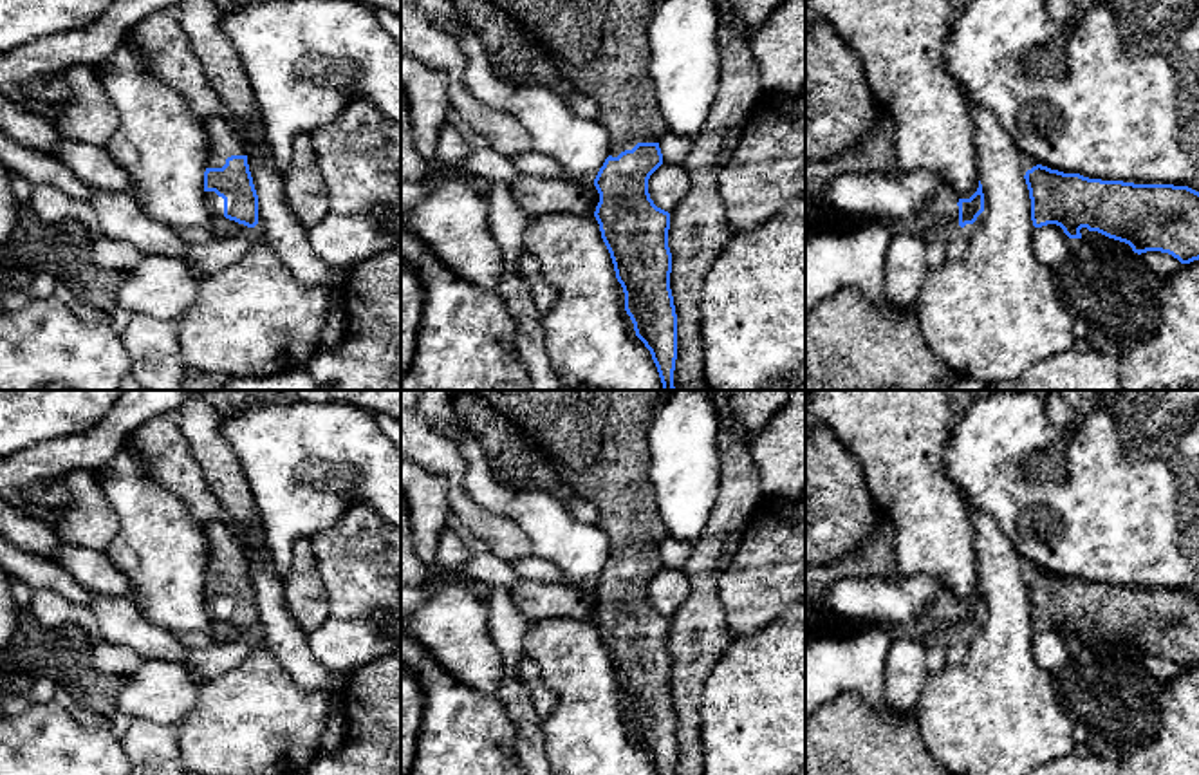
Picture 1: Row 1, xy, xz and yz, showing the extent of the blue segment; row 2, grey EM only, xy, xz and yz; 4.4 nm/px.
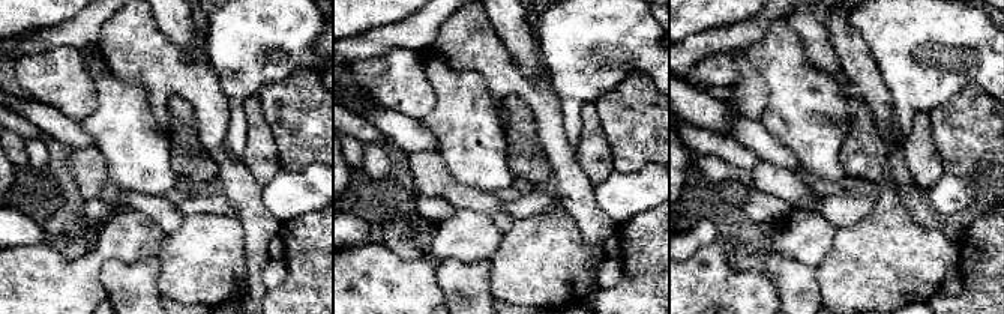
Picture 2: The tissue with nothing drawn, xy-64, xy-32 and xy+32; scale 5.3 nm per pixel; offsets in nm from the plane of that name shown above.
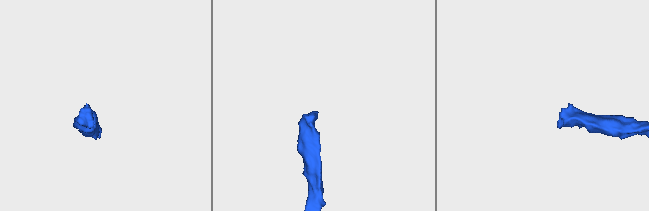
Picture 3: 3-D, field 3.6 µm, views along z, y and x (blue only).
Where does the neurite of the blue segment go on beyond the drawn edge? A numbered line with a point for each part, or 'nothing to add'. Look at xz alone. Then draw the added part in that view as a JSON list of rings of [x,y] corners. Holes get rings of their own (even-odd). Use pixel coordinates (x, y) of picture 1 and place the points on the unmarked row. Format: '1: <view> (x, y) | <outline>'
1: xz (596, 439) | [[[450,390],[451,396],[471,394],[486,399],[506,416],[524,435],[544,452],[558,477],[574,497],[598,506],[603,518],[596,524],[609,538],[609,560],[618,562],[637,547],[659,547],[668,538],[657,513],[654,484],[650,481],[652,455],[648,432],[674,390]]]

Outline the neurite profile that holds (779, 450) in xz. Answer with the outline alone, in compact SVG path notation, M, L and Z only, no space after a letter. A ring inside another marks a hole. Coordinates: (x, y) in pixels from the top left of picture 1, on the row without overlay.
M791 390L767 426L748 439L766 497L800 499L805 493L805 390Z

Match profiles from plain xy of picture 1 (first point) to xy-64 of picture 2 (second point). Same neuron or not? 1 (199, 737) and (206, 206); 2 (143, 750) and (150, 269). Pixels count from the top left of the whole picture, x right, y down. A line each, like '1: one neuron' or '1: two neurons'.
1: two neurons
2: one neuron

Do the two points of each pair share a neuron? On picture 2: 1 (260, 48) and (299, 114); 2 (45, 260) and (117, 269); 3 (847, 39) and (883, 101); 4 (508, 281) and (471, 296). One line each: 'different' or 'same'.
1: different
2: different
3: same
4: different

